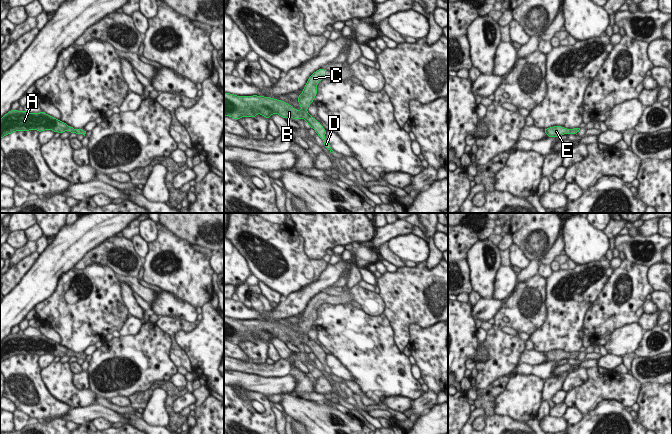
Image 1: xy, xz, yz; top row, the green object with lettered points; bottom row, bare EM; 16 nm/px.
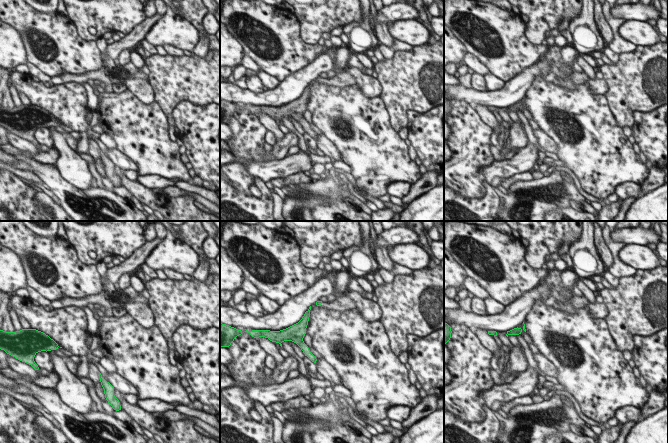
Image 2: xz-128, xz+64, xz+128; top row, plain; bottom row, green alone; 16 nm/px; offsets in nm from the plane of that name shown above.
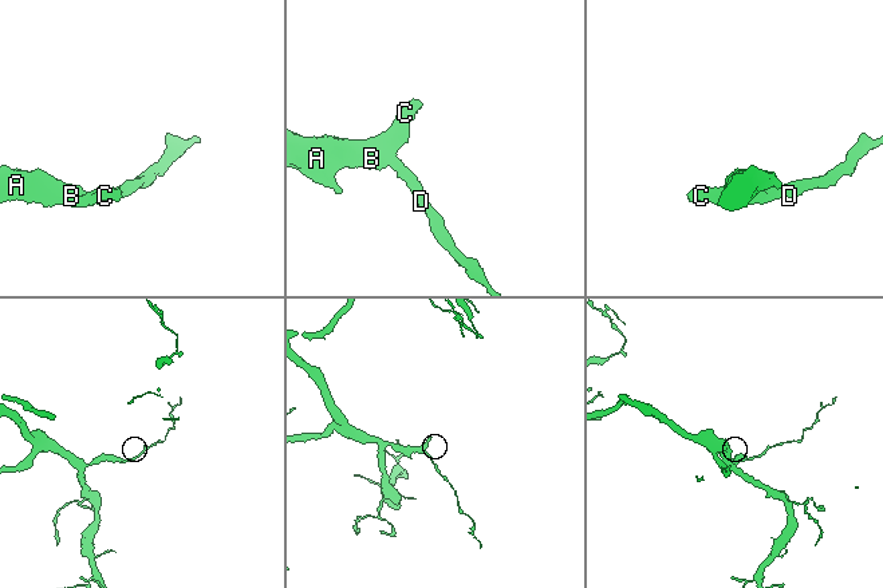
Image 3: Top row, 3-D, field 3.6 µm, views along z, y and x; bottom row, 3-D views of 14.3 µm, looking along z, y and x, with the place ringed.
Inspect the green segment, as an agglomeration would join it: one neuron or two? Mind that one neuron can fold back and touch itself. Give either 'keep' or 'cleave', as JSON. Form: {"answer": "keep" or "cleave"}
{"answer": "keep"}

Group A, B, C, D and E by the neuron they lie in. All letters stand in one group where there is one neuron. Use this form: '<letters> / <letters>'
A B C D E

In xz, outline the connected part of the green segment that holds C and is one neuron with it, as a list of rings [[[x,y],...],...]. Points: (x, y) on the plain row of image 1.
[[[320,292],[308,302],[303,316],[298,319],[298,327],[301,330],[300,335],[285,325],[271,321],[258,319],[238,320],[224,317],[224,341],[229,340],[238,344],[242,341],[256,342],[257,338],[261,338],[269,344],[271,339],[278,338],[284,343],[287,341],[296,344],[303,342],[308,347],[308,351],[313,352],[322,363],[325,372],[334,378],[330,368],[325,363],[326,353],[307,336],[307,332],[317,319],[317,309],[324,303],[326,298],[327,295]]]

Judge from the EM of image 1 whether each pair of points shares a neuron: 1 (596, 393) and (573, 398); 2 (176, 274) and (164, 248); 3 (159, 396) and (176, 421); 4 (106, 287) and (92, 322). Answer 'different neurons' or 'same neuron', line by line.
1: same neuron
2: same neuron
3: different neurons
4: same neuron

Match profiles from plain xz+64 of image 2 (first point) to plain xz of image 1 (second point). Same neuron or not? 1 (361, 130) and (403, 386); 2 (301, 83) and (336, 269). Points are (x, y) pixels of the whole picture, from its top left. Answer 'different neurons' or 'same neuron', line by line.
1: same neuron
2: same neuron

